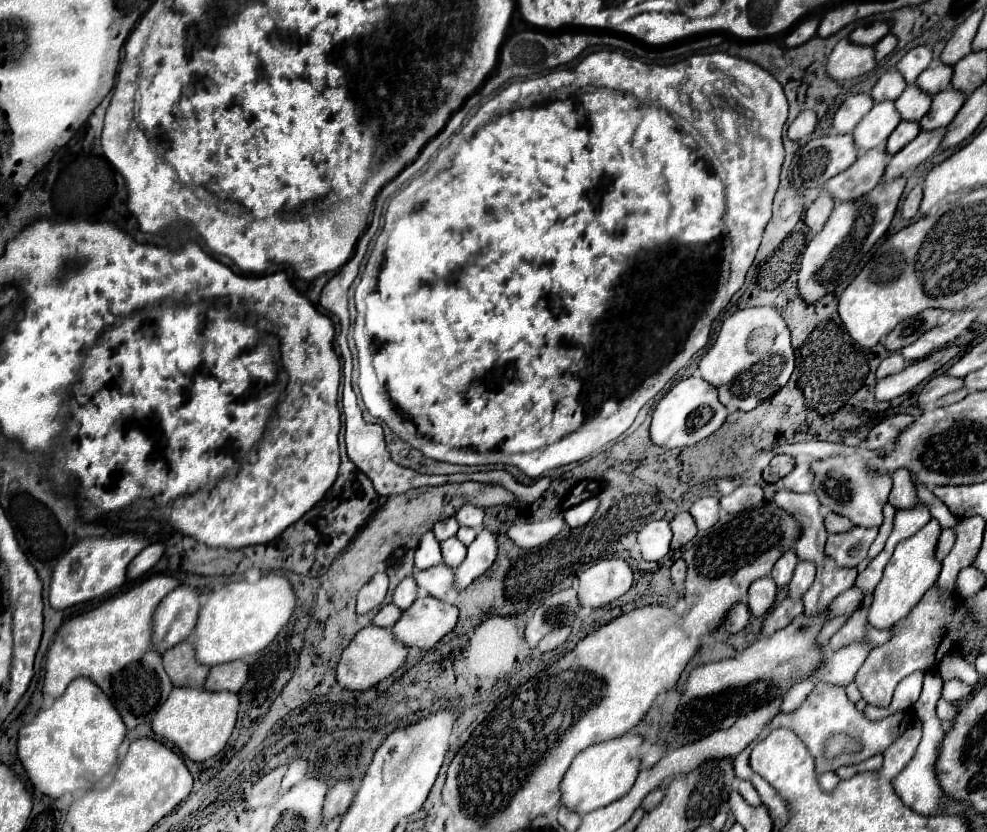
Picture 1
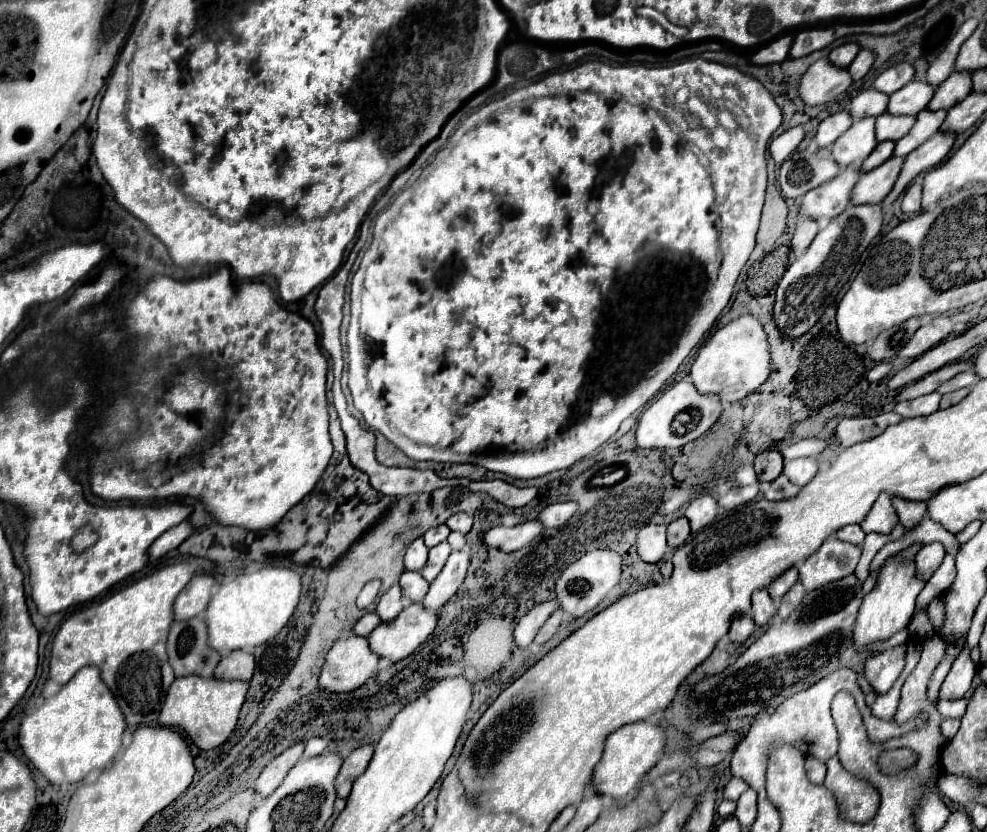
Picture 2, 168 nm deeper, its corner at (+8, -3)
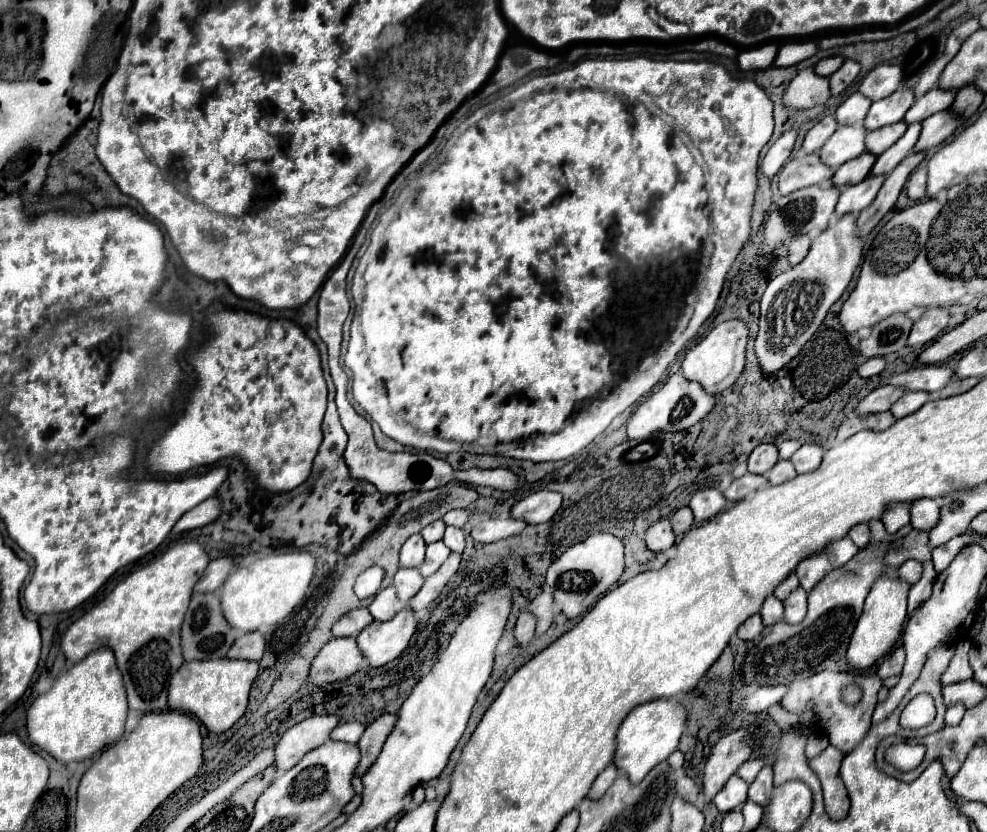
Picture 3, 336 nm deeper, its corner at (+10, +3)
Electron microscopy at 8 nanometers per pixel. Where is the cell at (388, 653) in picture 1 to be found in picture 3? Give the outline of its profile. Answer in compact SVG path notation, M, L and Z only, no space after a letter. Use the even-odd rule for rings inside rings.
M333 637L313 659L309 681L313 685L327 685L355 675L365 657L357 647L355 637Z

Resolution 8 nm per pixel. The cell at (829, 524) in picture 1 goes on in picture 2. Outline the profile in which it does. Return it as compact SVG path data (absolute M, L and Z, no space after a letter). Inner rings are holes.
M847 525L847 527L839 529L835 535L837 535L841 541L853 543L853 545L861 545L863 539L865 539L865 533L863 533L863 529L861 529L859 525Z

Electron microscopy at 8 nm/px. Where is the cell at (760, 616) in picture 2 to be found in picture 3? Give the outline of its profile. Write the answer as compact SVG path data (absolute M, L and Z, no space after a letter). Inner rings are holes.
M769 595L763 601L761 619L763 619L763 625L773 625L773 623L777 623L777 621L783 619L783 603L775 595Z

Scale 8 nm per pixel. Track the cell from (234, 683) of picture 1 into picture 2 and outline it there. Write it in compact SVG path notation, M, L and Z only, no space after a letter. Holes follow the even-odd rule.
M231 651L229 657L223 657L215 669L215 677L217 679L241 679L241 681L249 681L253 677L255 671L255 657L249 651Z

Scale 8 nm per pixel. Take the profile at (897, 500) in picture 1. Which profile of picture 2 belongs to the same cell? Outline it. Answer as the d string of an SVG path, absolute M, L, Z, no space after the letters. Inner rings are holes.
M895 497L893 507L895 507L899 521L905 529L913 529L927 513L927 503L923 503L923 501L903 501L903 499Z

